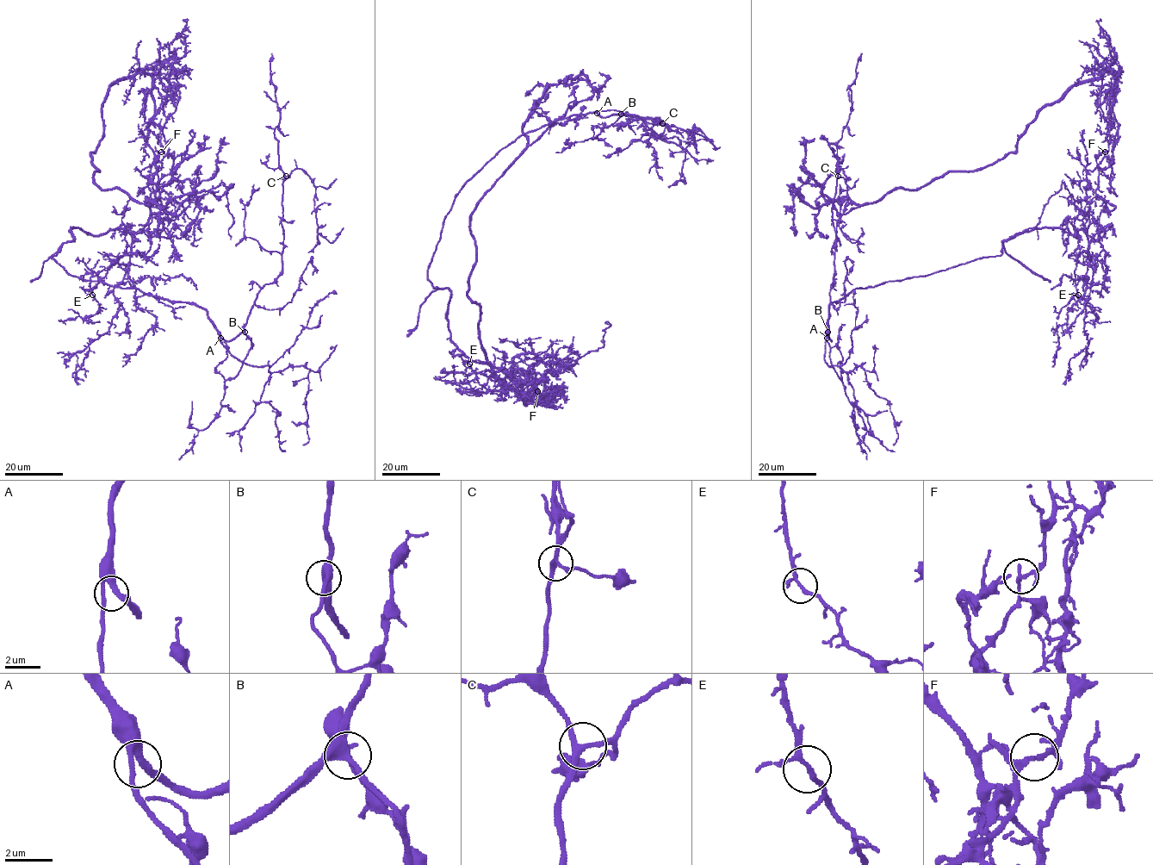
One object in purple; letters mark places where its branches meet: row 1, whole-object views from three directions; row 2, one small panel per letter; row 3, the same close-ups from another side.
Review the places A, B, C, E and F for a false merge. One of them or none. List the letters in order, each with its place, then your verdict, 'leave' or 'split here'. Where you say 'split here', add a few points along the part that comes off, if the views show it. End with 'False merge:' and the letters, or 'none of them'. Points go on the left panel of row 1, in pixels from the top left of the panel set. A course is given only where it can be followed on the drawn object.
A: place (220, 338); leave
B: place (244, 332); leave
C: place (286, 176); leave
E: place (92, 295); leave
F: place (161, 152); split here; course (161, 152), (151, 77), (115, 81), (91, 152), (102, 189), (163, 208), (202, 190), (222, 196), (222, 184)
False merge: F

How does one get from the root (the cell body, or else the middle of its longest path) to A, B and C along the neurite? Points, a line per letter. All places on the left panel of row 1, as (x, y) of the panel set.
A: (95, 235), (71, 228), (74, 240), (51, 257), (84, 280), (201, 306), (220, 338)
B: (95, 235), (71, 228), (74, 240), (51, 257), (84, 280), (201, 306), (226, 340), (244, 332)
C: (95, 235), (71, 228), (74, 240), (51, 257), (84, 280), (201, 306), (231, 341), (282, 269), (286, 176)

